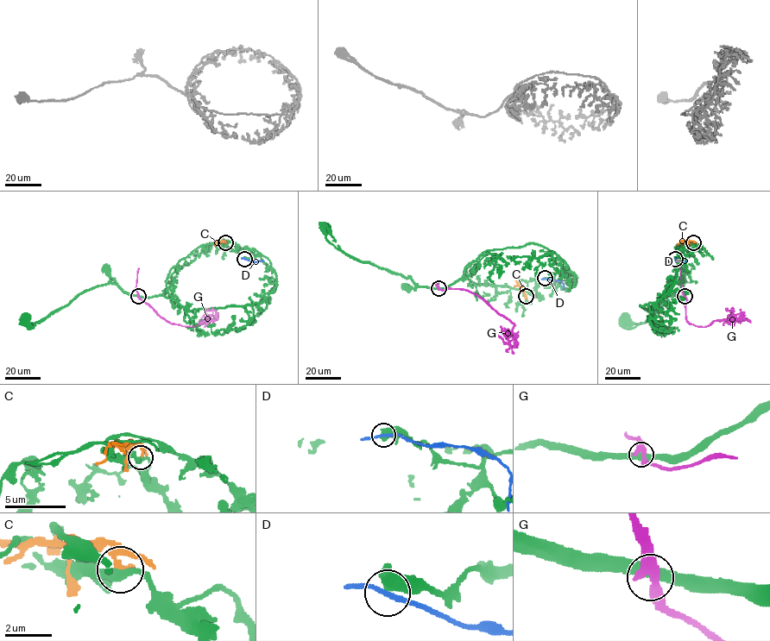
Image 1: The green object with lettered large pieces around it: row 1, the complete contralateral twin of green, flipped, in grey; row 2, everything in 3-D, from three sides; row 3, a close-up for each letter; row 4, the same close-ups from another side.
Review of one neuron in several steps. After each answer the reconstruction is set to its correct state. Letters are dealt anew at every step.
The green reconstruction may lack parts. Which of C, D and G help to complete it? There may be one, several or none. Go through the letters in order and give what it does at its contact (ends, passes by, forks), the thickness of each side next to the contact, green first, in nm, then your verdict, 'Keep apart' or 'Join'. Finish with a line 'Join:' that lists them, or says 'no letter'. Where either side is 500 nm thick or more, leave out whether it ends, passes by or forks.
C: It passes by. Thickness 320 nm (green) against 200 nm. Keep apart
D: Thickness 700 nm (green) against 200 nm. Keep apart
G: It passes by. Thickness 440 nm (green) against 320 nm. Keep apart
Join: no letter

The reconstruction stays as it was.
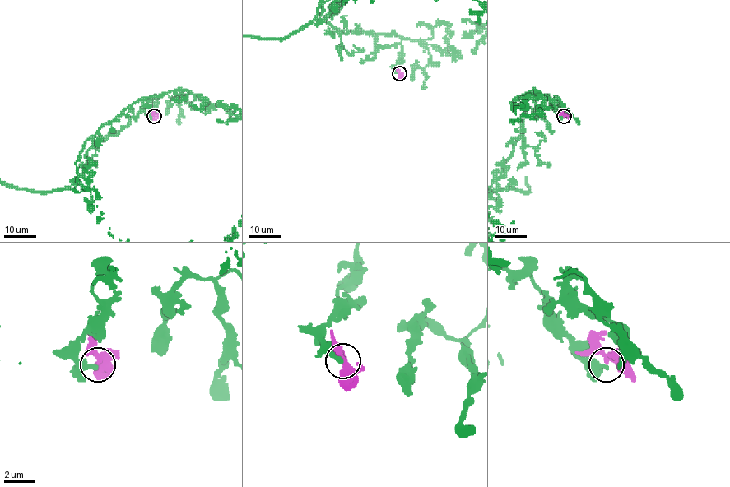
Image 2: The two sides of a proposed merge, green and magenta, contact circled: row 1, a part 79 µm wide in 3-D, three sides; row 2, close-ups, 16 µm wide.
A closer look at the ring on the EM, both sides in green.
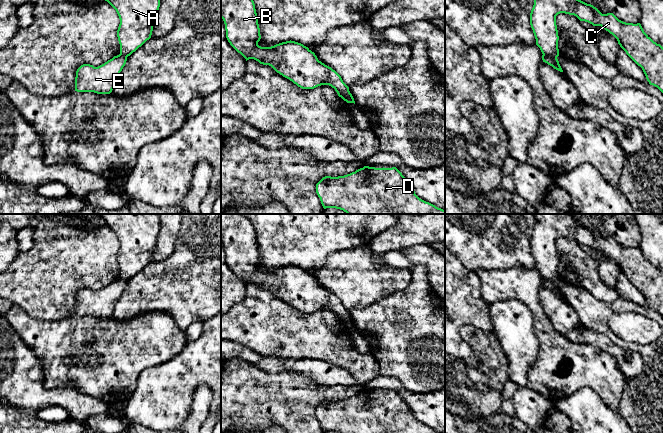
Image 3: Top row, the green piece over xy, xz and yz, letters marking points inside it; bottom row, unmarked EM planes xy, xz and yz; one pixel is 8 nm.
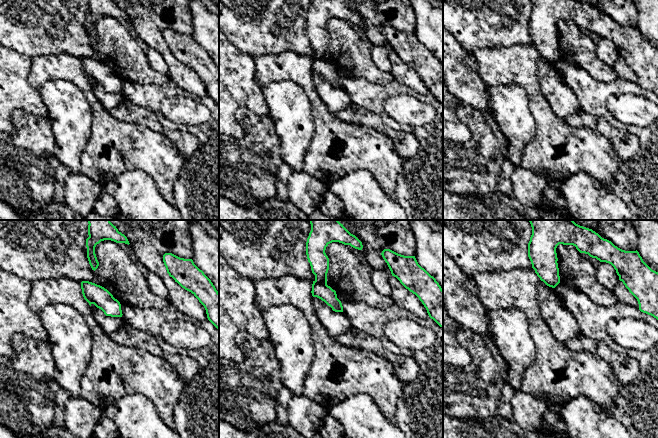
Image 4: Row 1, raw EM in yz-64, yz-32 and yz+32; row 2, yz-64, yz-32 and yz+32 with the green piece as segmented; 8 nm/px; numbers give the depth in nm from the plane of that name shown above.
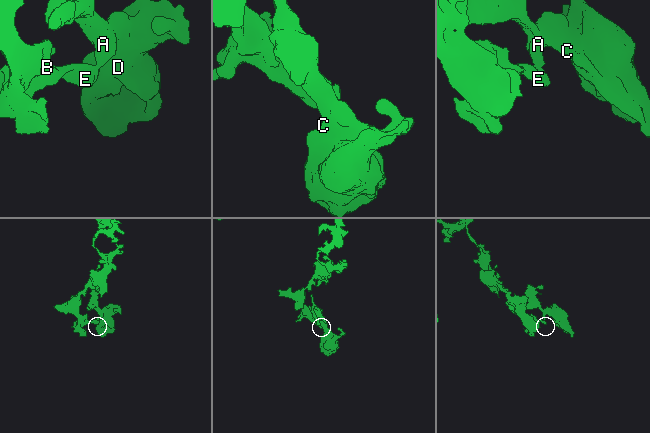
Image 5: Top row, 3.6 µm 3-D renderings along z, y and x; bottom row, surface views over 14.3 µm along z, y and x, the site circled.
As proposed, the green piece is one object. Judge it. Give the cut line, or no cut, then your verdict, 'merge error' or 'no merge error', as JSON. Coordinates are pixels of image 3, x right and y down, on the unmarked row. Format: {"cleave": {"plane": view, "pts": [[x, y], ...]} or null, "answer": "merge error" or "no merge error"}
{"cleave": {"plane": "yz", "pts": [[543, 278], [556, 281]]}, "answer": "merge error"}

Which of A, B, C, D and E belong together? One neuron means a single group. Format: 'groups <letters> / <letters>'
groups A C D / B E

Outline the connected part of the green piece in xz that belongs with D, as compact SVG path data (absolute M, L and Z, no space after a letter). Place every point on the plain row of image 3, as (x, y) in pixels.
M364 390L344 400L325 400L316 408L316 417L324 433L441 433L420 423L396 391Z

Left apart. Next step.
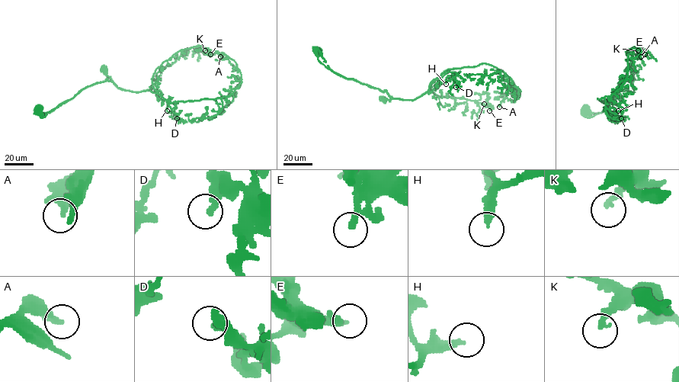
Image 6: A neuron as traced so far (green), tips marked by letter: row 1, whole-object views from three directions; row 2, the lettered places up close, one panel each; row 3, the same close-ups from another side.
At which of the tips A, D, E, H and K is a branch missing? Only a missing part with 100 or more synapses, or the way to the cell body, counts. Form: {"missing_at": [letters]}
{"missing_at": ["H"]}

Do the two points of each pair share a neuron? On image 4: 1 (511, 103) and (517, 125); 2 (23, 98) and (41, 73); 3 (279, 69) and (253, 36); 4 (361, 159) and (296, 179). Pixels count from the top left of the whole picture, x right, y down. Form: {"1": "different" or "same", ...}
{"1": "same", "2": "different", "3": "different", "4": "different"}

